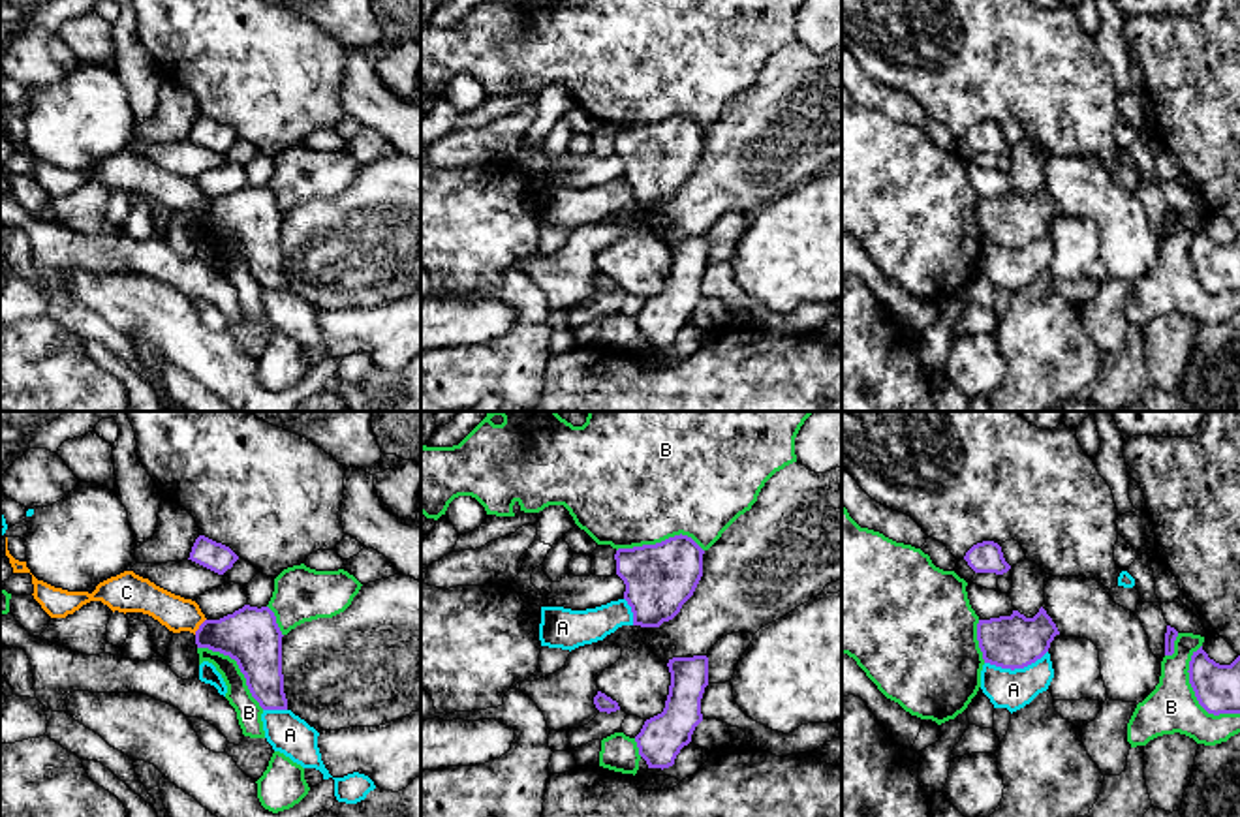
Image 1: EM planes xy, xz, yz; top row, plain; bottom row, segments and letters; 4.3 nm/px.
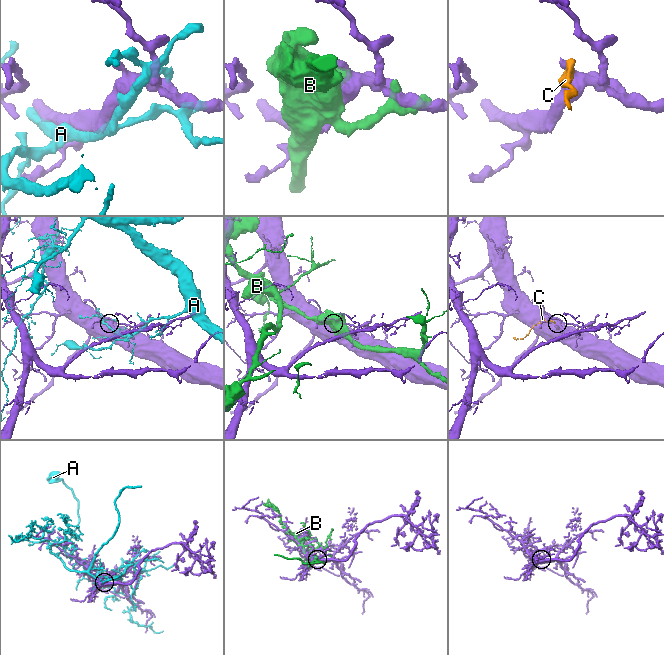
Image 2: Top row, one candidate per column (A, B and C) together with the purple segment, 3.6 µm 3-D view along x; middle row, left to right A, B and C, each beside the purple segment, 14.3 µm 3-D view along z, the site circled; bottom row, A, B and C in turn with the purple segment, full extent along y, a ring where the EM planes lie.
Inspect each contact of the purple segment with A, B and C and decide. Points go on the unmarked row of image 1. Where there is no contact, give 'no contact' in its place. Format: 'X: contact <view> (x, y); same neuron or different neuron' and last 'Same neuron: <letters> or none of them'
A: contact yz (1015, 246); different neuron
B: contact yz (1195, 273); different neuron
C: contact xy (200, 205); same neuron
Same neuron: C

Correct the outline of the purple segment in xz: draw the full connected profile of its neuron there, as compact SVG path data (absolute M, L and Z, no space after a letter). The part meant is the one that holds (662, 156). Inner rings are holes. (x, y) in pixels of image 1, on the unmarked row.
M682 113L656 124L616 130L616 154L626 163L624 178L631 186L633 205L659 207L680 192L703 156L703 133Z

